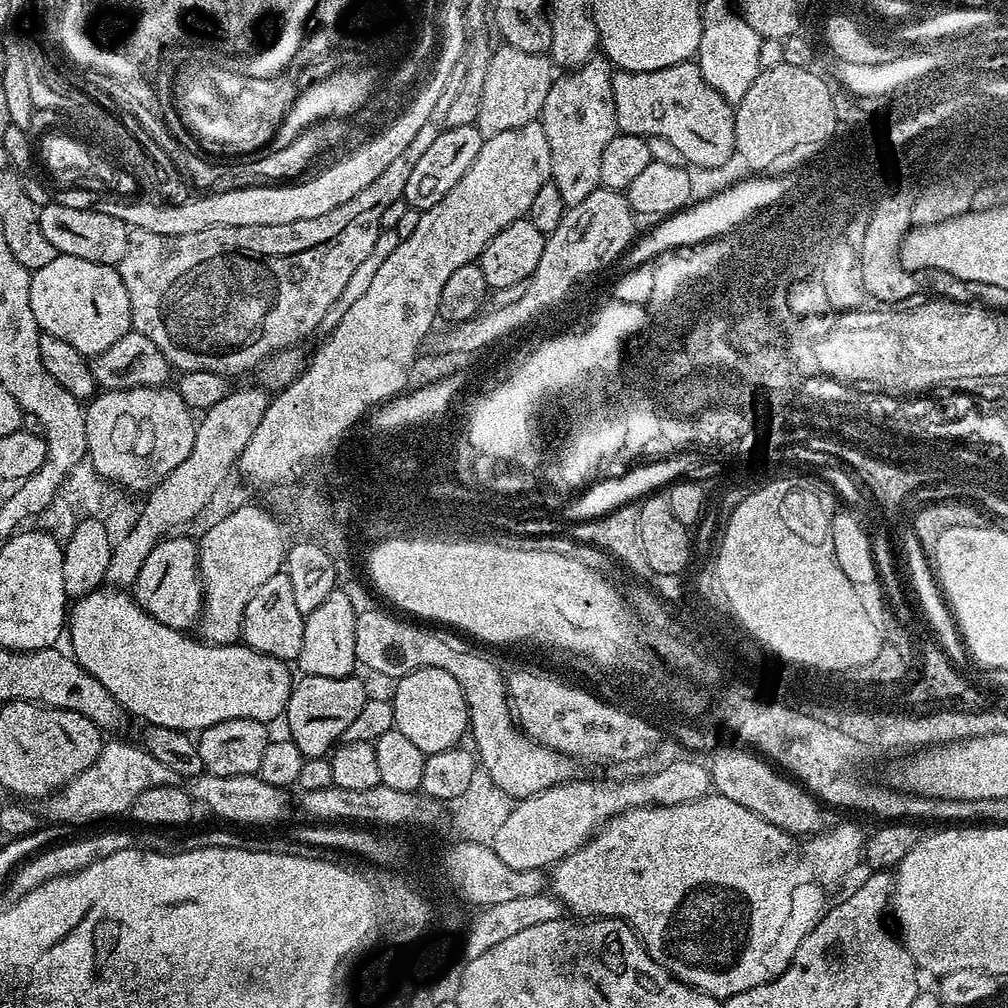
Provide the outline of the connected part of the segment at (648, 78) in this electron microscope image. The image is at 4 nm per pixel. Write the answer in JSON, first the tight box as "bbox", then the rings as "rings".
{"bbox":[613,63,736,167],"rings":[[[699,63],[666,66],[653,72],[613,71],[614,114],[620,132],[635,136],[661,136],[682,153],[691,167],[722,166],[736,148],[736,114],[714,86],[702,78]]]}

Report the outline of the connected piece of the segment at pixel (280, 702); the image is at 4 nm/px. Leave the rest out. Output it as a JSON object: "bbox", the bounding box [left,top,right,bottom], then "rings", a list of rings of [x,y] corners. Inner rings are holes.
{"bbox":[66,590,294,734],"rings":[[[97,590],[79,597],[71,605],[66,620],[66,636],[72,639],[71,655],[110,690],[121,708],[131,715],[133,712],[141,716],[145,725],[199,734],[218,722],[234,718],[250,718],[268,724],[283,717],[294,683],[294,675],[288,669],[291,667],[285,661],[247,648],[243,642],[210,644],[200,638],[191,640],[188,635],[187,631],[162,626],[162,622],[150,618],[150,614],[146,614],[124,590]]]}

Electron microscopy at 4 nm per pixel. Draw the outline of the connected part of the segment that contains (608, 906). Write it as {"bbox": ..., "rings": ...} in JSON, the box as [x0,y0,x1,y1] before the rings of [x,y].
{"bbox":[550,794,866,1002],"rings":[[[709,794],[703,796],[701,800],[695,800],[689,804],[675,804],[674,806],[649,806],[646,808],[632,808],[629,812],[618,814],[614,819],[609,820],[591,840],[587,840],[584,845],[578,850],[574,850],[574,854],[564,856],[557,864],[551,869],[550,872],[550,892],[560,901],[565,909],[568,908],[573,917],[576,918],[611,918],[613,920],[625,920],[640,937],[644,948],[650,954],[650,958],[654,958],[654,962],[658,962],[664,967],[671,976],[678,978],[684,984],[689,984],[692,988],[697,988],[699,992],[705,992],[714,997],[714,999],[721,1002],[728,1000],[734,994],[742,994],[742,990],[754,990],[754,986],[762,986],[768,980],[776,980],[781,976],[788,967],[792,965],[794,954],[798,950],[798,946],[802,942],[802,938],[806,938],[806,934],[810,934],[810,930],[814,930],[814,926],[820,919],[823,918],[826,909],[829,907],[830,899],[828,900],[828,888],[832,888],[835,884],[840,884],[852,871],[856,868],[856,863],[861,863],[864,854],[864,842],[866,839],[866,832],[863,832],[856,824],[840,824],[837,828],[821,830],[807,838],[793,836],[791,832],[783,832],[778,826],[774,826],[770,822],[766,822],[766,818],[762,818],[758,814],[754,814],[750,810],[746,810],[746,806],[738,806],[738,802],[734,802],[730,798],[721,796],[719,794]]]}

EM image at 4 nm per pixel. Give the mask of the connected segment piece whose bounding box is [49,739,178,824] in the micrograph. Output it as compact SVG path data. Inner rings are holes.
M109 739L105 741L95 762L49 799L50 812L58 820L74 824L116 816L127 813L142 790L170 786L176 784L177 780L174 771L164 766L139 743L128 744Z

